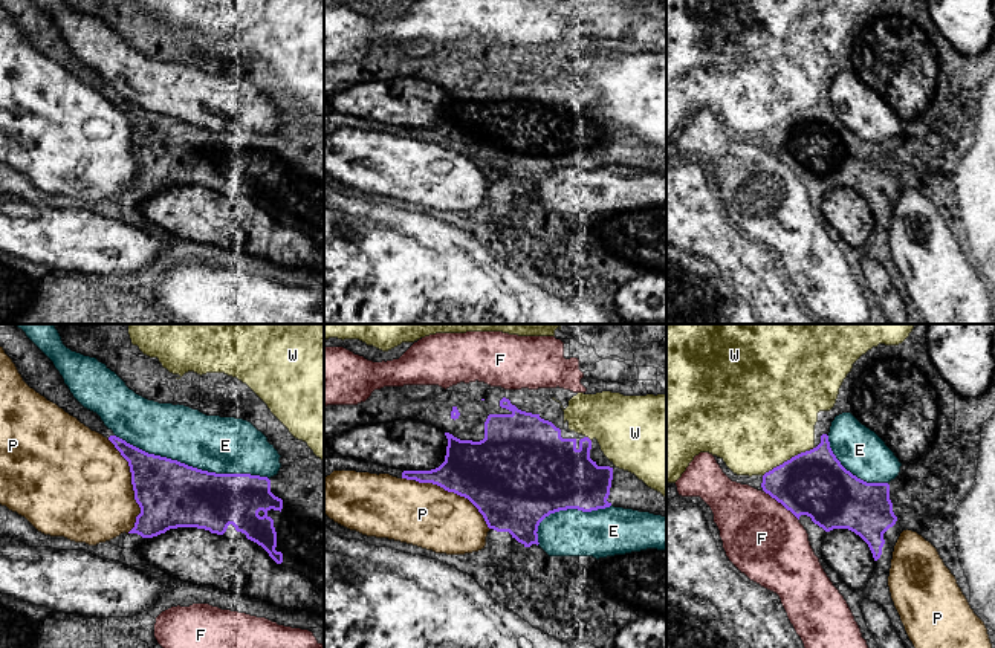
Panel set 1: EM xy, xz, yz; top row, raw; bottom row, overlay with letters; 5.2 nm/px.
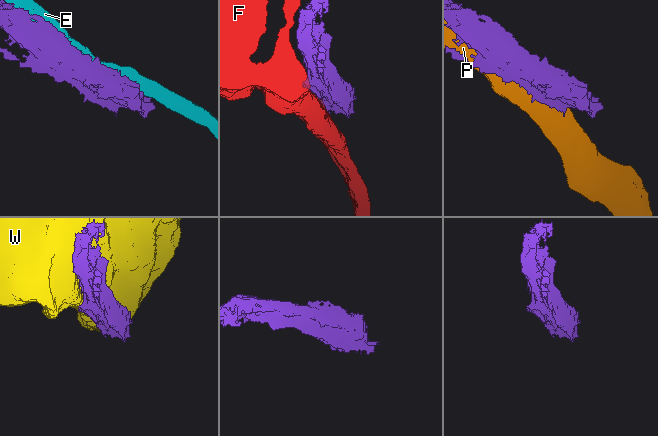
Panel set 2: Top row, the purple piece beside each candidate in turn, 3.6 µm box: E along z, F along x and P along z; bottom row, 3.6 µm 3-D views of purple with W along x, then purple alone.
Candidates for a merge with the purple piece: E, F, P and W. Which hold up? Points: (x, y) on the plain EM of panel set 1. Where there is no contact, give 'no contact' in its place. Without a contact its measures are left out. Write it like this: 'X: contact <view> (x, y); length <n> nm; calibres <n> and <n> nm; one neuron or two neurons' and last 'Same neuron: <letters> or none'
E: contact xy (191, 124); length 850 nm; calibres 360 and 300 nm; two neurons
F: contact yz (781, 161); length 240 nm; calibres 340 and 400 nm; two neurons
P: contact xy (133, 144); length 500 nm; calibres 360 and 480 nm; two neurons
W: contact yz (787, 118); length 320 nm; calibres 340 and 500 nm; two neurons
Same neuron: none

